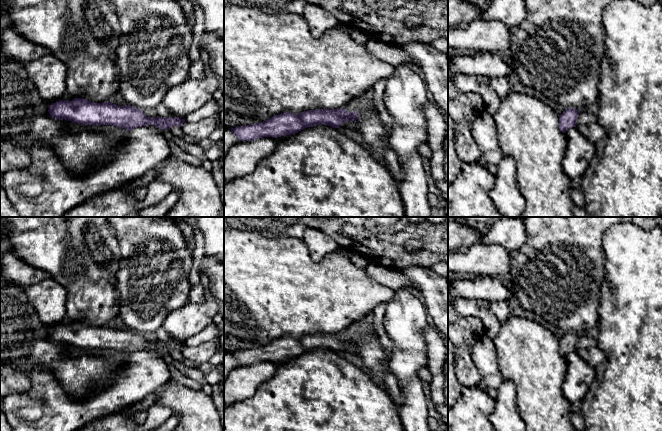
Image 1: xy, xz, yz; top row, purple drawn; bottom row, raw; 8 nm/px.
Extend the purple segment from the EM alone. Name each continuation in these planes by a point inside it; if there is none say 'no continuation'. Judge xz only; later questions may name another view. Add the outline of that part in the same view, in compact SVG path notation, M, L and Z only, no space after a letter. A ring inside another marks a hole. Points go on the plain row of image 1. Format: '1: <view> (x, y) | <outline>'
no continuation

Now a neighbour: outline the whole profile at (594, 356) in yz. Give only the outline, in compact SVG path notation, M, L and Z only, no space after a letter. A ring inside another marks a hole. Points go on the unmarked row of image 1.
M597 346L590 349L578 348L576 349L576 352L586 363L588 363L594 369L606 361L604 352Z

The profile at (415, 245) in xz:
M412 240L405 243L404 248L407 251L420 251L423 248L423 241L420 240Z

